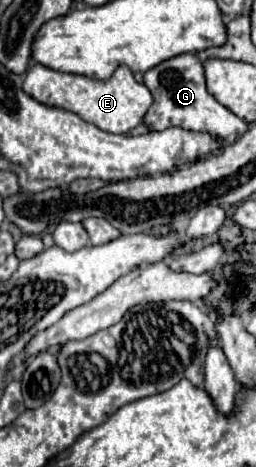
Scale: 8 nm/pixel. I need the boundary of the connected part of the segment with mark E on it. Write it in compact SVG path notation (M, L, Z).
M35 63L23 81L23 91L43 105L67 109L79 115L83 121L93 123L99 129L109 131L109 133L127 133L135 129L143 121L143 115L153 103L149 89L143 83L137 83L133 79L133 73L129 71L127 65L121 65L111 75L111 79L99 81L99 79L89 79L85 75L61 73L41 63Z

